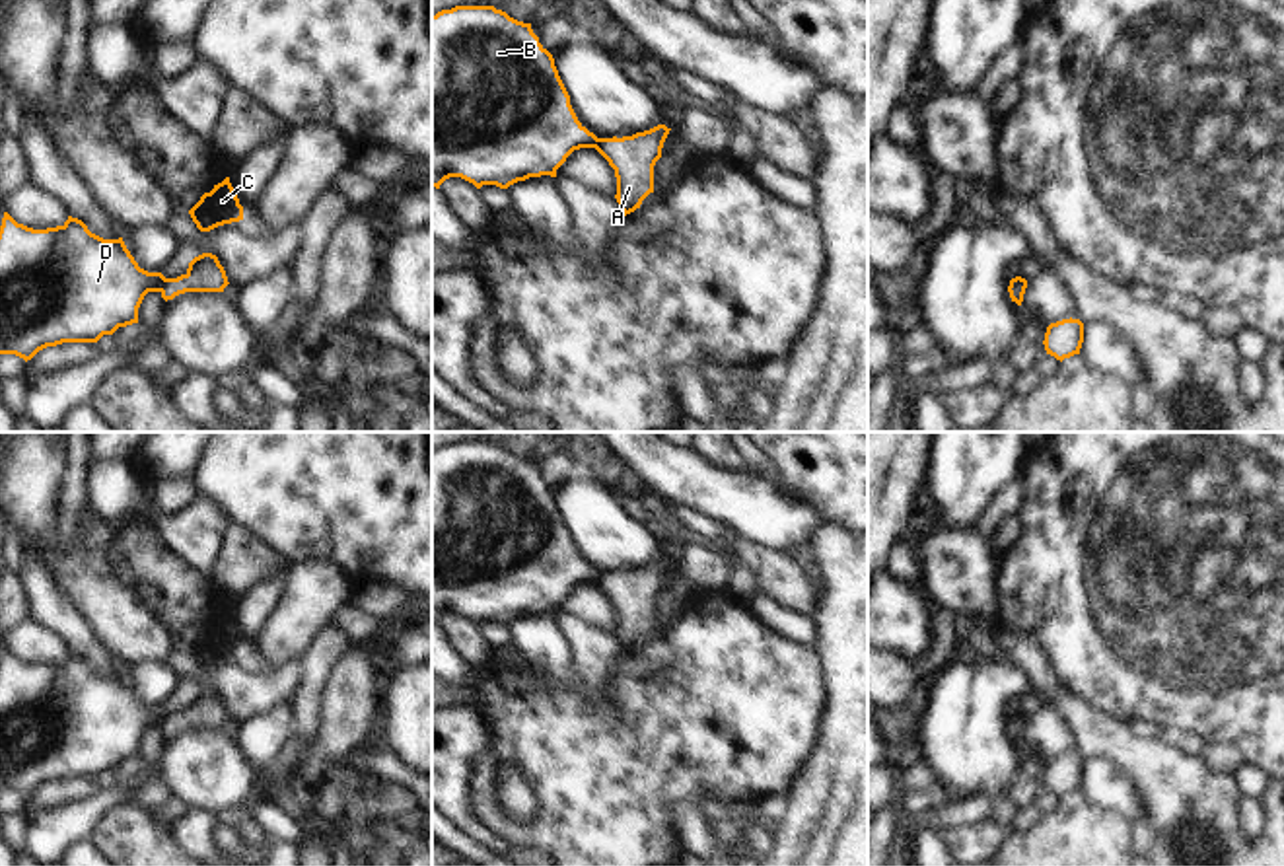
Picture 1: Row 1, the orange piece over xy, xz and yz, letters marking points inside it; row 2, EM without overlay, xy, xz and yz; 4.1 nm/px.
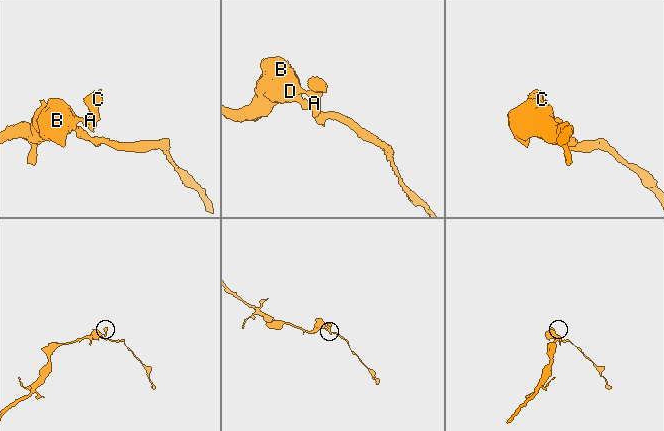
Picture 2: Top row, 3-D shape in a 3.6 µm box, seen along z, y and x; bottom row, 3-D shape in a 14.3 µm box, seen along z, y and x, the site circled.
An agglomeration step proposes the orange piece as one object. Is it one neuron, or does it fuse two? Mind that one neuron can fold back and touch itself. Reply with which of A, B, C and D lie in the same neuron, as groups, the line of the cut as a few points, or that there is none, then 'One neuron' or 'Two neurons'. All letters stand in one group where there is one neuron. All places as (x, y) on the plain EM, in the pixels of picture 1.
Groups: A C / B D. Split along xy (166, 715), (158, 726). Two neurons.

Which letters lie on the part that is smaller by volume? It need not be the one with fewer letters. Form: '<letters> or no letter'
A, C

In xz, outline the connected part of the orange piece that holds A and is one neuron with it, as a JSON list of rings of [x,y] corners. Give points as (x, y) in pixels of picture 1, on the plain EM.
[[[658,560],[650,566],[623,574],[599,574],[595,586],[609,597],[617,613],[617,638],[623,650],[640,644],[654,629],[654,601],[671,564]]]

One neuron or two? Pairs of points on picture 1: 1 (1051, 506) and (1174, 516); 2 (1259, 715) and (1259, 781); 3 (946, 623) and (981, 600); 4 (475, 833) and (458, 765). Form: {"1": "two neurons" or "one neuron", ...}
{"1": "one neuron", "2": "two neurons", "3": "two neurons", "4": "one neuron"}

